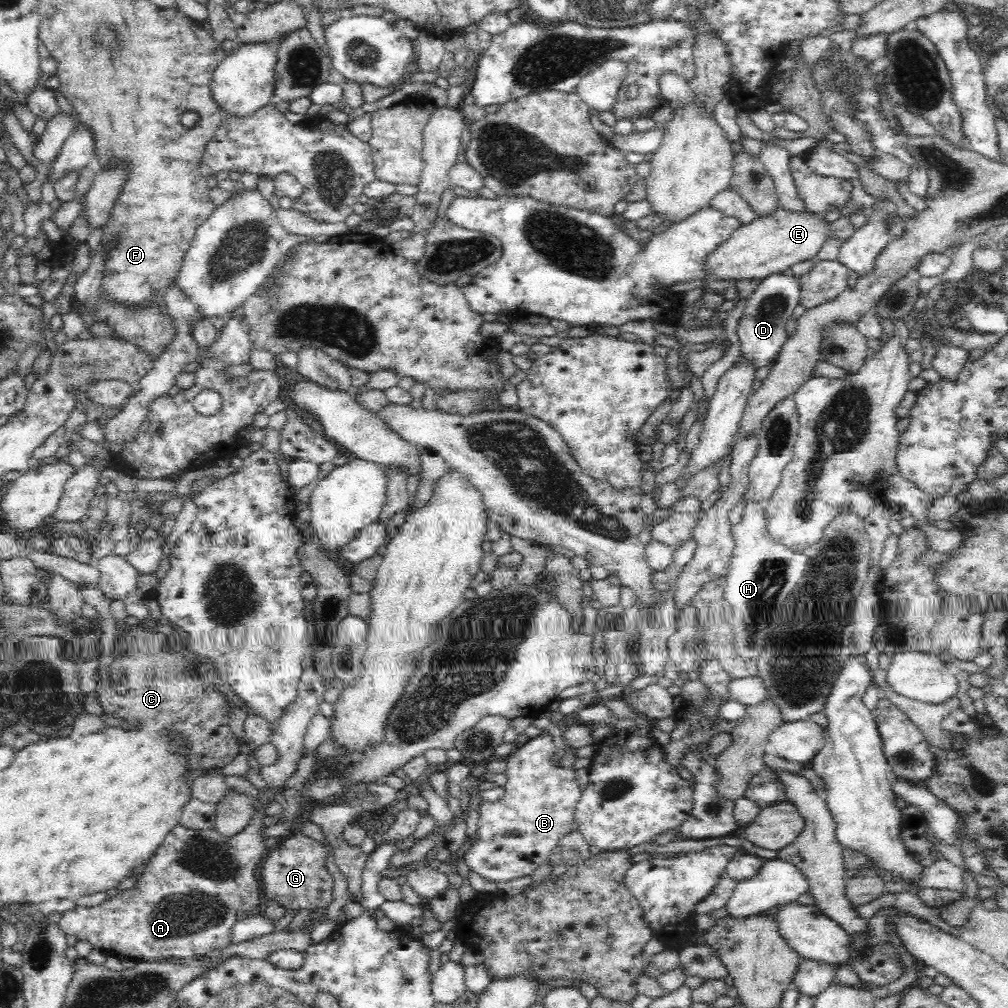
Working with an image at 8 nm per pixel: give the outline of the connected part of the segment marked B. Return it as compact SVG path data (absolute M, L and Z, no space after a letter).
M543 731L531 738L528 744L522 745L518 752L508 756L508 784L505 794L498 802L480 804L477 835L474 843L465 852L466 864L480 876L492 882L508 882L512 878L528 876L541 864L548 861L552 851L558 846L559 840L572 830L577 802L582 791L576 783L576 776L571 769L552 764L552 755L558 752L550 733Z

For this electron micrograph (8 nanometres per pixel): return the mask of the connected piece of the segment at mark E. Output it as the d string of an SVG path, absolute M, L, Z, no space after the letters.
M777 209L769 216L741 225L726 242L707 255L703 268L708 278L714 280L762 280L770 274L784 273L792 265L816 256L824 242L832 237L831 230L830 223L820 213Z

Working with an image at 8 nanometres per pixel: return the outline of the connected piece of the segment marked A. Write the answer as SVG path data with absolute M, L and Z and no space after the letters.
M310 653L304 659L304 674L302 674L300 678L300 684L298 685L298 700L292 704L292 706L288 706L285 708L284 714L274 722L271 722L271 728L274 728L274 732L271 735L271 742L274 747L276 747L276 751L278 752L278 759L271 766L262 766L258 771L260 776L264 779L265 788L258 789L258 796L254 798L253 801L253 810L252 816L246 824L246 828L242 828L239 832L236 832L234 836L223 836L220 834L220 831L215 828L210 828L206 830L196 830L186 828L185 826L176 825L167 835L166 838L162 841L162 844L154 851L154 854L148 859L146 863L146 867L144 868L142 874L136 877L136 882L132 888L126 891L118 891L118 894L114 898L108 898L104 900L102 904L98 904L92 907L85 907L76 905L72 910L65 911L61 913L61 918L59 922L59 927L62 929L62 932L66 934L74 934L77 936L78 940L88 940L90 944L92 944L93 948L102 949L104 952L112 954L112 956L116 956L124 959L131 959L135 962L156 962L162 960L171 960L172 958L184 958L186 960L193 960L196 958L200 958L204 955L207 955L213 950L220 950L225 947L229 947L233 943L231 942L231 932L232 926L236 924L236 914L238 912L249 912L256 913L256 908L261 904L260 895L261 895L261 883L259 879L259 875L257 874L258 866L261 865L262 858L265 857L265 854L268 853L268 848L266 847L264 840L266 838L265 830L267 829L267 825L264 824L263 819L268 815L266 810L269 806L275 801L275 798L278 794L283 794L283 787L286 784L286 781L297 772L299 762L304 757L303 748L304 748L304 735L306 734L308 724L312 720L312 716L319 712L320 704L324 701L324 693L328 688L328 683L326 683L326 679L320 676L320 674L316 673L316 668L314 667L314 660L312 660L312 656Z

